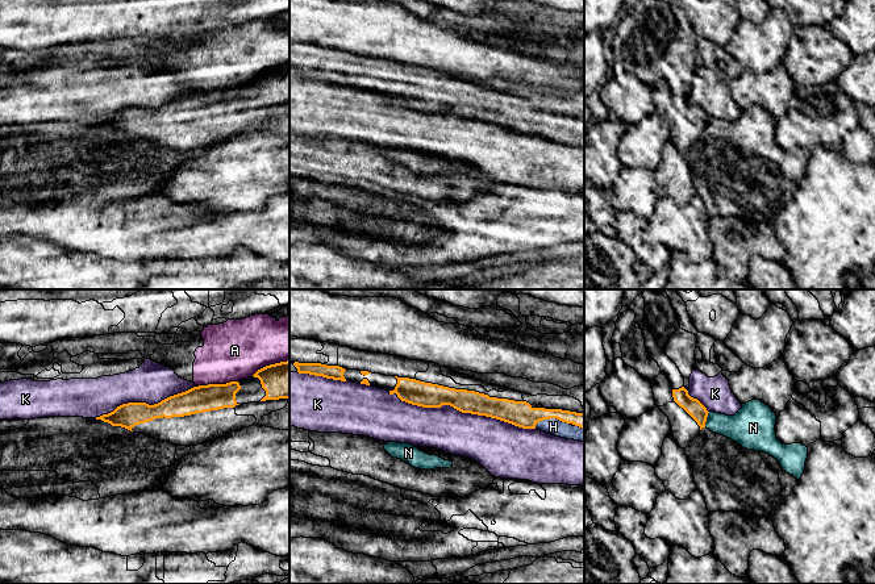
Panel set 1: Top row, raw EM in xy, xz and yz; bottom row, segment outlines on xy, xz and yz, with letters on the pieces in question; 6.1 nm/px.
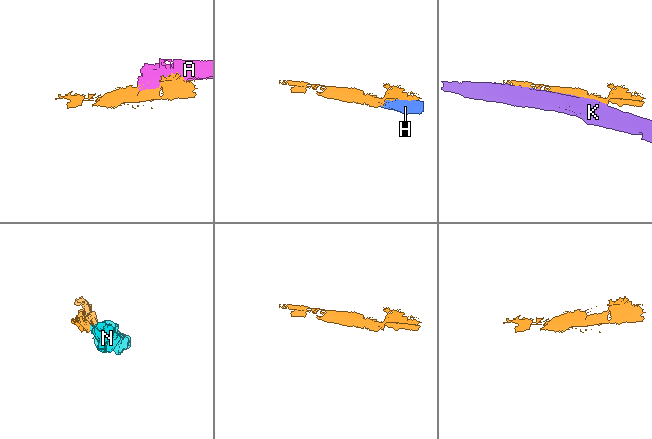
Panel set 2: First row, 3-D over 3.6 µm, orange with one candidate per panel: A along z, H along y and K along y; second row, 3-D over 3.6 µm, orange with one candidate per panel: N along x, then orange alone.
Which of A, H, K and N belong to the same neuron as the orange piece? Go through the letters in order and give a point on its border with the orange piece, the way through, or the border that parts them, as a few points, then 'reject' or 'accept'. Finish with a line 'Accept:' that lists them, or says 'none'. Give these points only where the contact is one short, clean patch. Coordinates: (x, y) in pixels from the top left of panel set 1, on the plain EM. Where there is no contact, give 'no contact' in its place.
A: xy (217, 90) | reject
H: xz (550, 122) | accept
K: xz (462, 117) | reject
N: yz (705, 125) | reject
Accept: H

